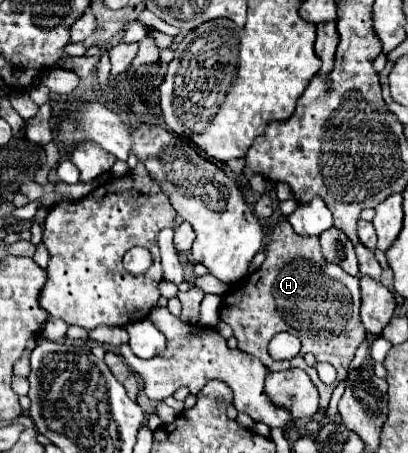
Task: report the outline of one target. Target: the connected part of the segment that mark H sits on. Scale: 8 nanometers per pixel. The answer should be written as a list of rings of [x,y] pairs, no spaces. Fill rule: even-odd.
[[[288,220],[274,226],[270,236],[270,254],[262,268],[244,280],[230,284],[230,290],[222,298],[220,320],[232,326],[238,340],[238,348],[262,360],[270,372],[302,368],[320,392],[320,408],[326,410],[330,396],[338,382],[346,376],[346,370],[366,338],[360,322],[360,284],[356,276],[350,276],[340,266],[328,262],[322,256],[318,236],[300,236],[292,230]],[[278,332],[290,332],[302,340],[302,350],[292,360],[276,362],[268,354],[268,342]],[[314,354],[318,362],[330,362],[338,378],[332,384],[320,382],[316,368],[308,366],[304,356]]]

